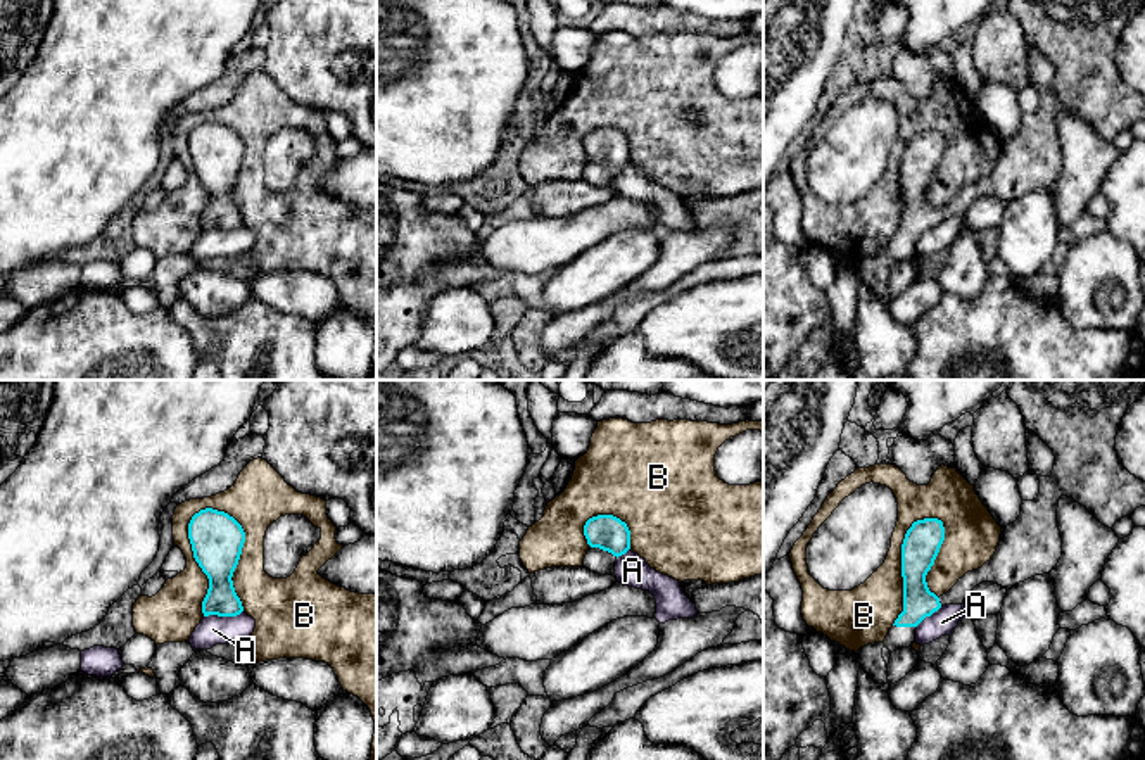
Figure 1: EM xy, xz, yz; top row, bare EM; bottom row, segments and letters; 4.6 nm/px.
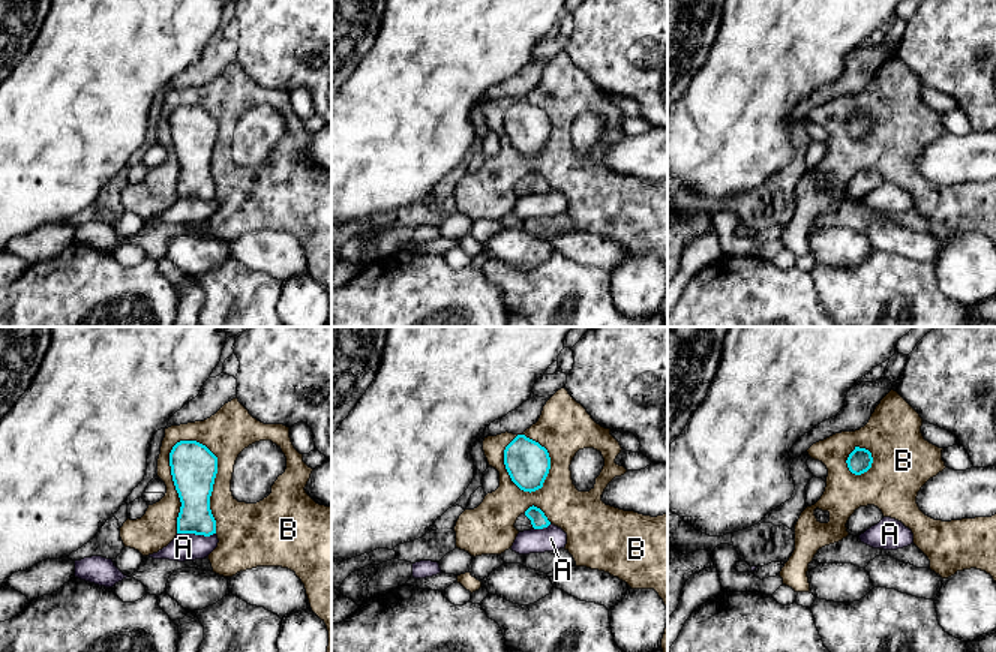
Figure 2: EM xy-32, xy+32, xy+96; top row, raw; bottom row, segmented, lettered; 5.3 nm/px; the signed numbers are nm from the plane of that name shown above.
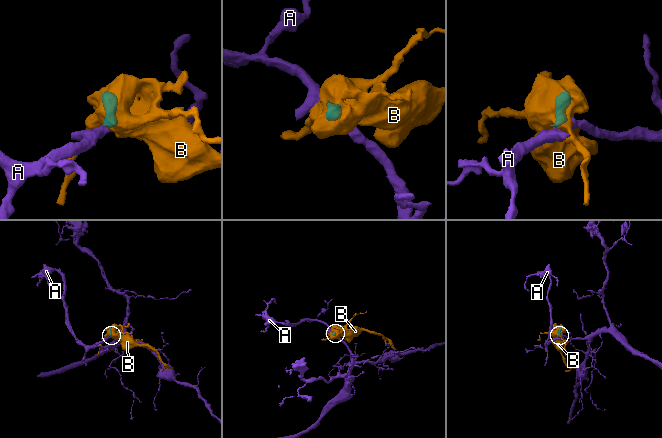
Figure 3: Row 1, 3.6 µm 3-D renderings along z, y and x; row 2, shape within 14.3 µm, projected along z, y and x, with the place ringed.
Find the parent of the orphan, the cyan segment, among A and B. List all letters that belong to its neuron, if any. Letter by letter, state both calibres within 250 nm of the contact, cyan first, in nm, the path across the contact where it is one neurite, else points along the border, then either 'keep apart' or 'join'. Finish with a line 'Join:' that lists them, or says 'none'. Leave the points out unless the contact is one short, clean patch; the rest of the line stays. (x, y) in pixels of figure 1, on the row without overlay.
A: calibres 170 and 140 nm; border xy (242, 223), (235, 228), (204, 230); keep apart
B: calibres 240 and 220 nm; keep apart
Join: none

